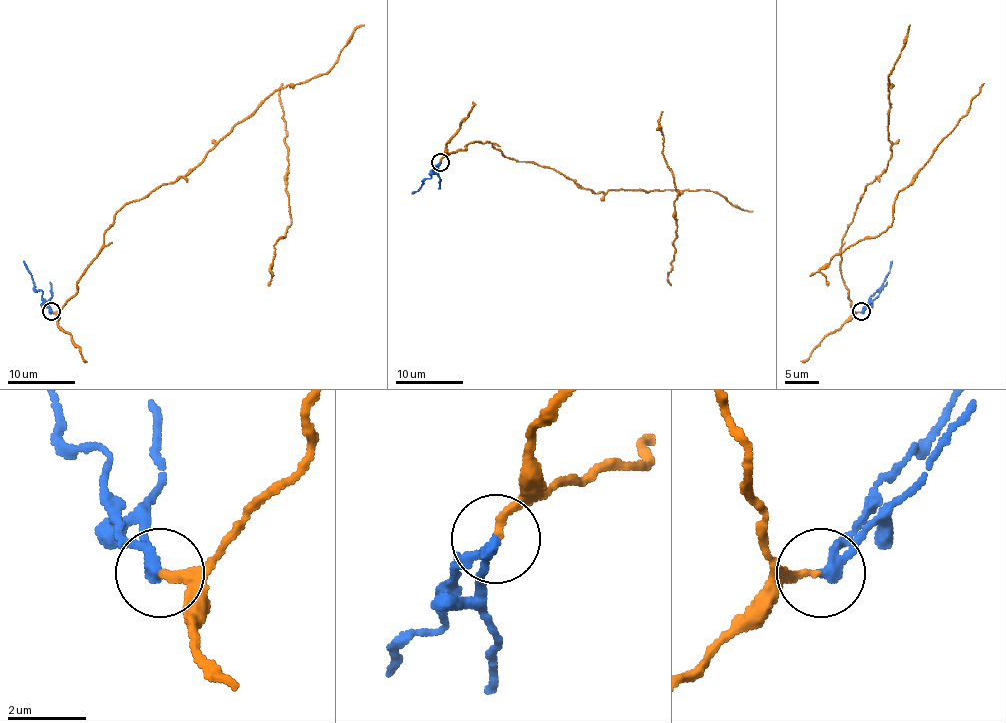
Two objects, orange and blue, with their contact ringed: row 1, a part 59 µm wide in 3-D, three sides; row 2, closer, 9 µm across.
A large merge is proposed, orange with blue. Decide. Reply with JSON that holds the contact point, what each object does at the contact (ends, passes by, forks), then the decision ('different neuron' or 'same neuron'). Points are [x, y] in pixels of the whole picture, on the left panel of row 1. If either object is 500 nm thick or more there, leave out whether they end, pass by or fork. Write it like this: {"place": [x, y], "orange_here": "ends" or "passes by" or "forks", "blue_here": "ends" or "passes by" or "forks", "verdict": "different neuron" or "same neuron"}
{"place": [51, 311], "orange_here": "ends", "blue_here": "ends", "verdict": "different neuron"}

